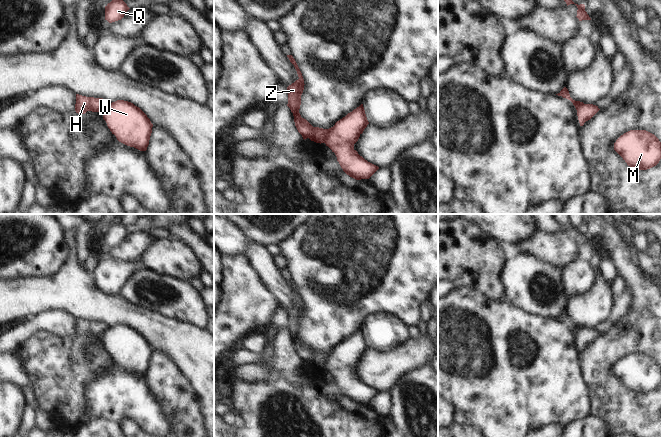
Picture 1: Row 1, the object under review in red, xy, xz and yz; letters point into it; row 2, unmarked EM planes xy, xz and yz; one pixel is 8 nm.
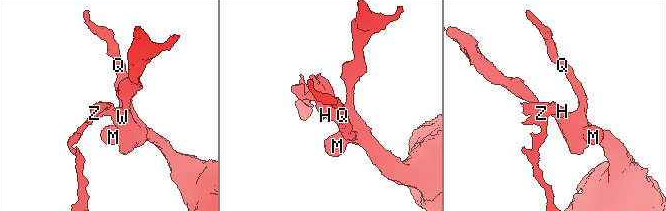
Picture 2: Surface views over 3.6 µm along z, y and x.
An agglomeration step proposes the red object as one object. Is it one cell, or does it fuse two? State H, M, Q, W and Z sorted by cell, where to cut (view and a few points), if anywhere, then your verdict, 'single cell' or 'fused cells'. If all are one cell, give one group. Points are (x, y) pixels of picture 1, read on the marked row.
groups H Z / M Q W; cut xz (331, 128), (328, 138), (324, 142); fused cells

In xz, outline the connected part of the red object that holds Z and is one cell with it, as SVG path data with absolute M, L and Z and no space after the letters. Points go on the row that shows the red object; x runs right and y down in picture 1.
M287 55L290 62L294 65L299 79L287 87L288 90L288 104L294 116L295 126L303 139L309 138L316 143L325 143L328 139L331 128L323 129L313 127L306 119L302 118L299 109L301 105L301 95L304 90L304 79L302 73L292 55Z

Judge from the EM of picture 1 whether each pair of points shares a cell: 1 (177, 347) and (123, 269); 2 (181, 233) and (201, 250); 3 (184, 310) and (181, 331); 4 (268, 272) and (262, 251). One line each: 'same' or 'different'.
1: different
2: same
3: different
4: same

